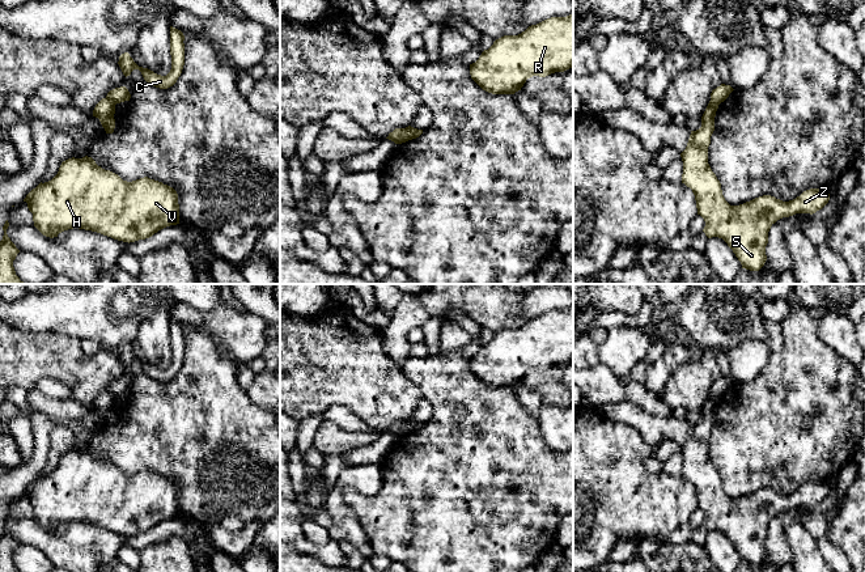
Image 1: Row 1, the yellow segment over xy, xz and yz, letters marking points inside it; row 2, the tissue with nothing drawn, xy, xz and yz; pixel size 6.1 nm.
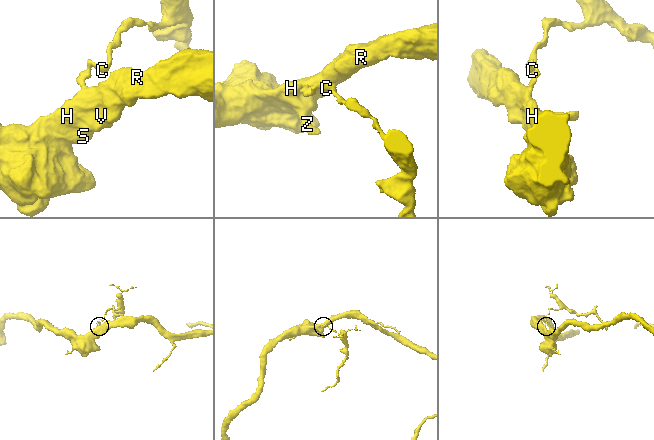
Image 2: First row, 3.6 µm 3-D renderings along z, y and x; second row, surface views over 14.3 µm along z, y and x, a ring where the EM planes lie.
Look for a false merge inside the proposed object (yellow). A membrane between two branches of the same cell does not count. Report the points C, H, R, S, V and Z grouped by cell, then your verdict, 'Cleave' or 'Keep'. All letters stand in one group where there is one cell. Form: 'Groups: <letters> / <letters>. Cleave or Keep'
Groups: C / H R S V Z. Cleave

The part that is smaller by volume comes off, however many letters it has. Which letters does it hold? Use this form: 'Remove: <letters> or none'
Remove: C

